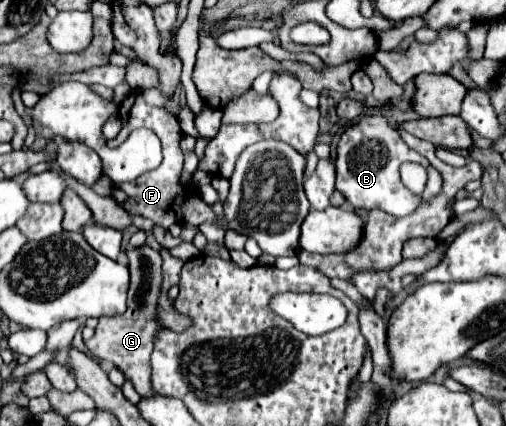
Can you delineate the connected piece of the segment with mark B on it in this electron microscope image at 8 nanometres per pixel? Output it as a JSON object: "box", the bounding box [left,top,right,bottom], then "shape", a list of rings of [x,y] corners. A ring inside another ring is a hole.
{"box":[335,114,441,216],"shape":[[[373,114],[363,116],[357,124],[349,126],[337,144],[337,182],[335,188],[345,196],[345,200],[355,210],[383,210],[393,216],[407,216],[419,206],[419,200],[429,200],[441,190],[441,174],[423,158],[419,152],[411,150],[399,136],[399,132],[387,122],[385,116]],[[403,162],[417,162],[427,170],[427,184],[421,196],[413,194],[403,186],[399,176],[399,166]]]}

